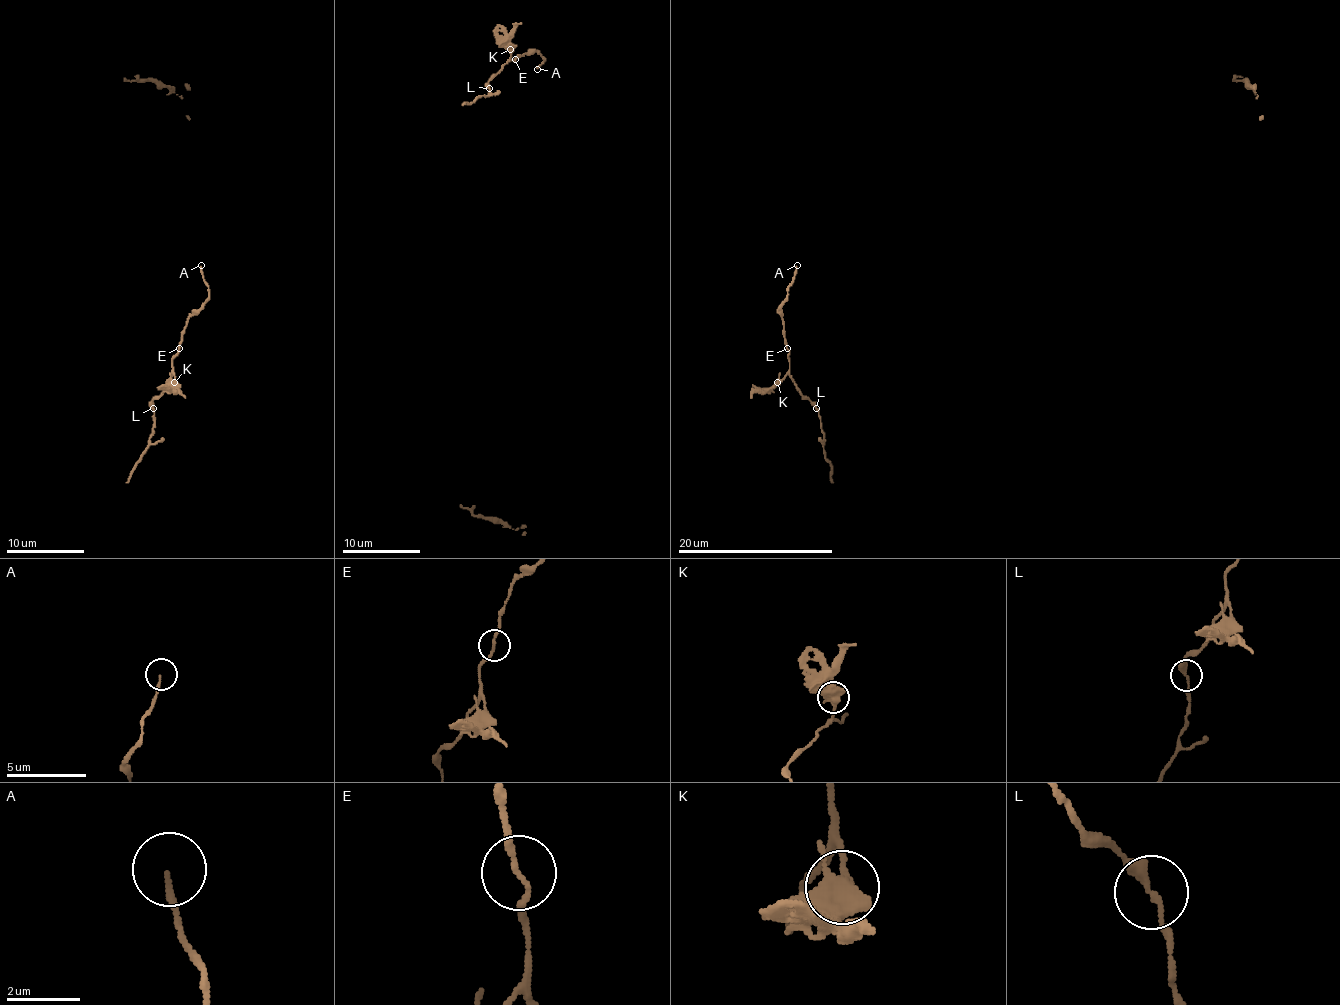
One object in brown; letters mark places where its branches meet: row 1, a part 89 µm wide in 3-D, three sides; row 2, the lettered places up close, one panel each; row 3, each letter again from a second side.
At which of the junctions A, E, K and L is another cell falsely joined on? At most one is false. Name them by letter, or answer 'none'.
K

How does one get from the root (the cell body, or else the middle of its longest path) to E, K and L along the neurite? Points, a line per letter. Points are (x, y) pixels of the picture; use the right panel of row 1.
E: (797, 265), (787, 298), (779, 308), (787, 349)
K: (797, 265), (787, 298), (779, 308), (789, 351), (789, 372), (777, 382)
L: (797, 265), (795, 279), (779, 314), (789, 351), (789, 376), (797, 390), (816, 409)

